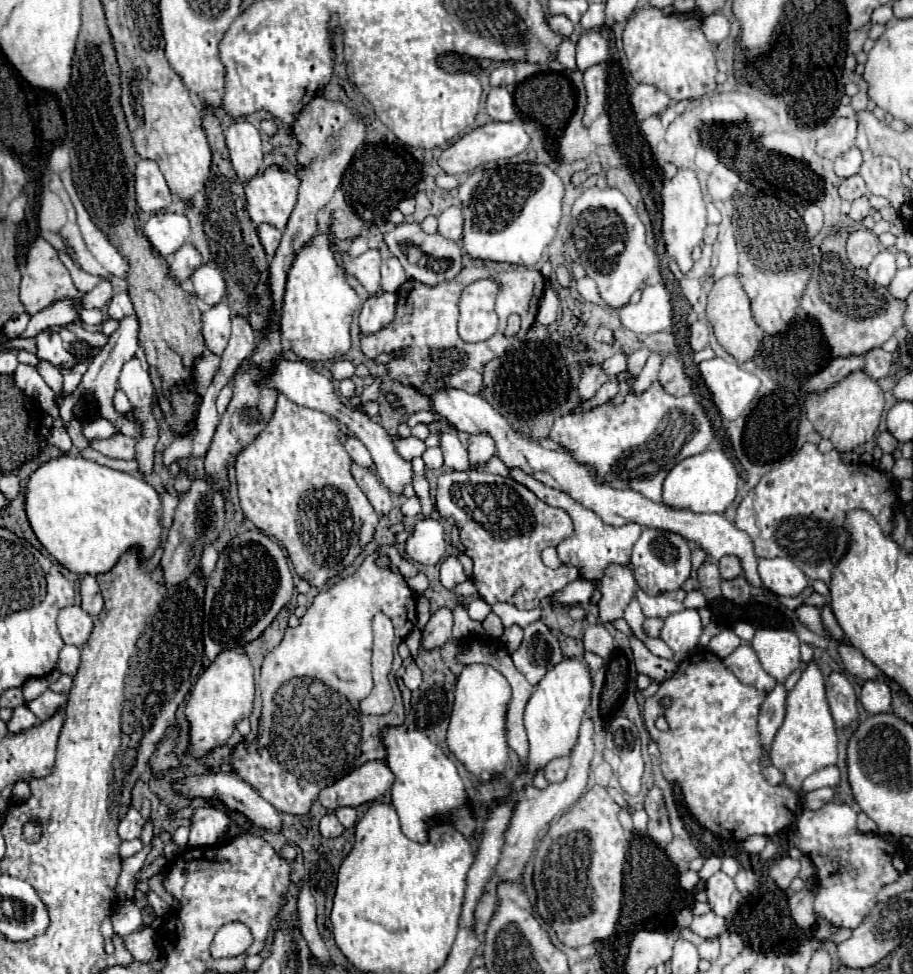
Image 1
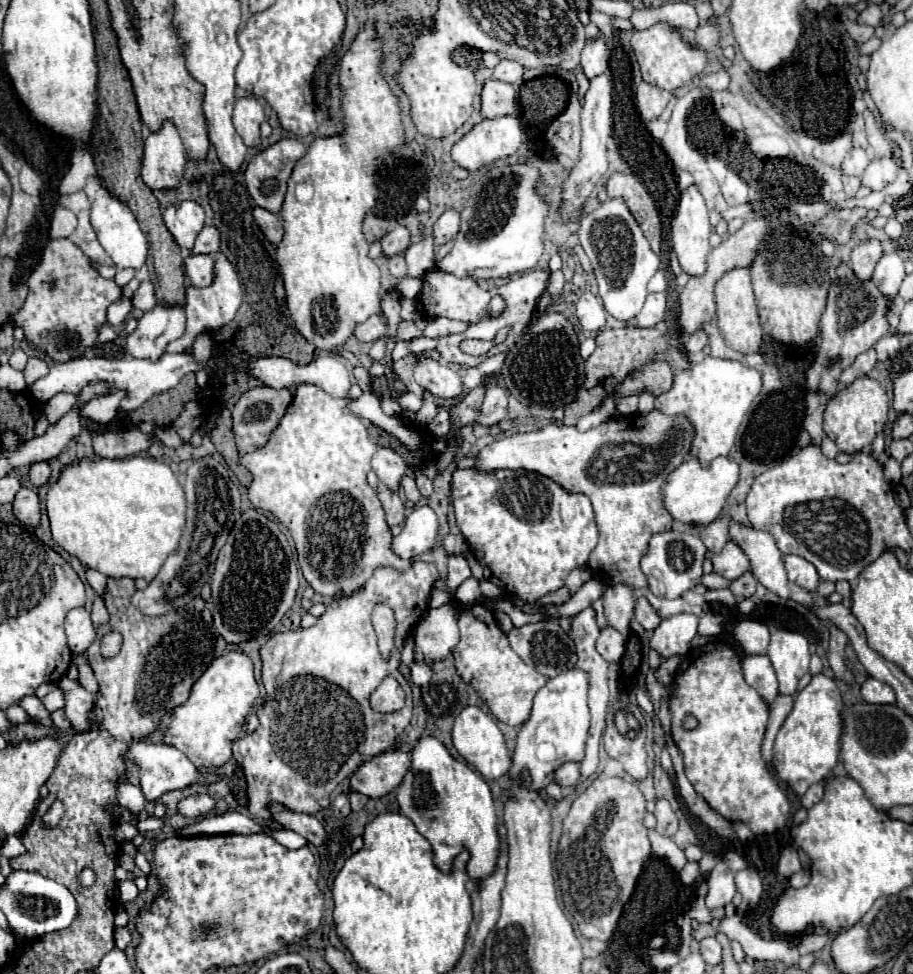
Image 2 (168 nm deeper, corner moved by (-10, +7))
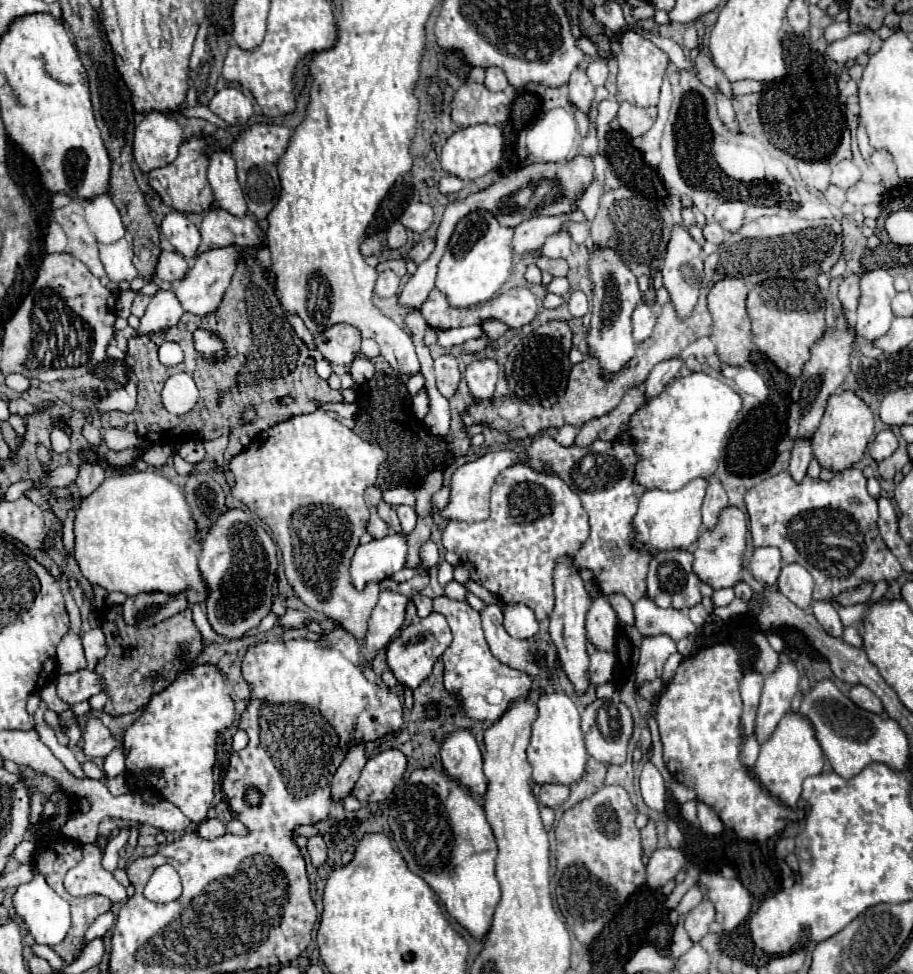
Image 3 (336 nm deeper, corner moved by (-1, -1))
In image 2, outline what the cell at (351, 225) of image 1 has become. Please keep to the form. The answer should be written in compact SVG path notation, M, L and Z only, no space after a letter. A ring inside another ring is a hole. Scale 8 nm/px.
M368 214L364 218L364 224L362 224L362 234L368 242L374 242L374 240L380 240L384 234L388 232L388 220L384 218L378 218L374 214Z

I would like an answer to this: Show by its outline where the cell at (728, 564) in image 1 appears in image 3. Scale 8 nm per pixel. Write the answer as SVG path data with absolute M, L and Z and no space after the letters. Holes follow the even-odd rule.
M727 506L721 510L715 528L703 528L695 548L693 548L693 572L701 582L709 584L713 590L735 586L741 580L743 554L745 554L745 536L747 536L747 516L737 506Z

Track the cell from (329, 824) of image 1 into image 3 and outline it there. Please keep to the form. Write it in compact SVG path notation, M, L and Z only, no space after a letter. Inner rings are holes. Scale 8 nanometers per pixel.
M355 742L349 746L341 766L337 768L335 776L333 776L333 784L331 784L331 792L335 802L341 802L355 786L363 766L365 766L367 758L365 758L365 742Z

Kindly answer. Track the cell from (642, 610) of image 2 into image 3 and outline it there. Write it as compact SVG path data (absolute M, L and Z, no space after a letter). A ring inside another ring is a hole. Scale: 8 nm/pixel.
M611 594L609 596L609 604L613 606L617 618L629 626L633 626L635 618L633 618L633 604L623 596L623 594Z

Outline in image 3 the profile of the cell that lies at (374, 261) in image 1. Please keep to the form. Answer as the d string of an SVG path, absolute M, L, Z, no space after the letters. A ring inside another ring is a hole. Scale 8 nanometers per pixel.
M401 222L391 224L391 228L389 228L387 234L389 234L387 236L389 248L401 248L401 246L405 246L405 242L407 242L407 230L405 230L405 226Z

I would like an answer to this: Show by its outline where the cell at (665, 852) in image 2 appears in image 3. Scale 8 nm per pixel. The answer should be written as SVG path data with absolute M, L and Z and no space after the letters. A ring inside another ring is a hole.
M663 848L657 850L647 862L647 886L661 888L669 880L673 880L681 870L687 870L689 860L683 856L681 850Z

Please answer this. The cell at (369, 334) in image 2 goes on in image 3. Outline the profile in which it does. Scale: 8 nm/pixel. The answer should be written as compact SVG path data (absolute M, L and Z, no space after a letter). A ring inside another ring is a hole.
M335 324L315 334L317 352L331 364L351 366L351 362L359 354L359 346L361 346L359 330L349 324Z

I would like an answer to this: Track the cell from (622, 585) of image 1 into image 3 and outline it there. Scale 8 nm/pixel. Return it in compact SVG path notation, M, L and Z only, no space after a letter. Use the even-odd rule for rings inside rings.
M605 596L597 598L587 614L587 640L597 648L605 652L613 652L615 646L615 628L617 628L617 616L611 610L611 604Z

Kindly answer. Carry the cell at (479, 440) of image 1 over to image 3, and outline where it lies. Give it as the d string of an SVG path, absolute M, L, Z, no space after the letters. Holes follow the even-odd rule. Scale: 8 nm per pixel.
M475 358L465 370L471 394L481 400L493 398L497 374L499 374L499 364L495 358Z

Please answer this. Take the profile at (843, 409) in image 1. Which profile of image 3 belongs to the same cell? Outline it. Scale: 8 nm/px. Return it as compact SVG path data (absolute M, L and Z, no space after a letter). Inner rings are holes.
M845 390L837 392L829 398L823 420L811 440L813 456L817 458L821 468L827 468L835 474L843 472L863 458L863 452L869 444L873 430L875 430L875 420L869 406L861 398L857 398L853 392L845 392Z

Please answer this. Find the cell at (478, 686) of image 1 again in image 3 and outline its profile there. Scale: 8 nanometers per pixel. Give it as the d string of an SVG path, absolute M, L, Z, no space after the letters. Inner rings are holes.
M457 730L445 738L441 746L441 764L445 772L461 786L475 794L485 794L487 778L483 774L481 750L469 730Z

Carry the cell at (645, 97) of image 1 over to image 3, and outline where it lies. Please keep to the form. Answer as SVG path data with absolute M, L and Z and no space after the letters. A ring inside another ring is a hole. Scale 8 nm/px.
M623 102L619 112L617 112L617 120L623 132L627 132L631 138L639 138L643 136L655 122L657 116L657 108L637 108L631 106L629 102Z

